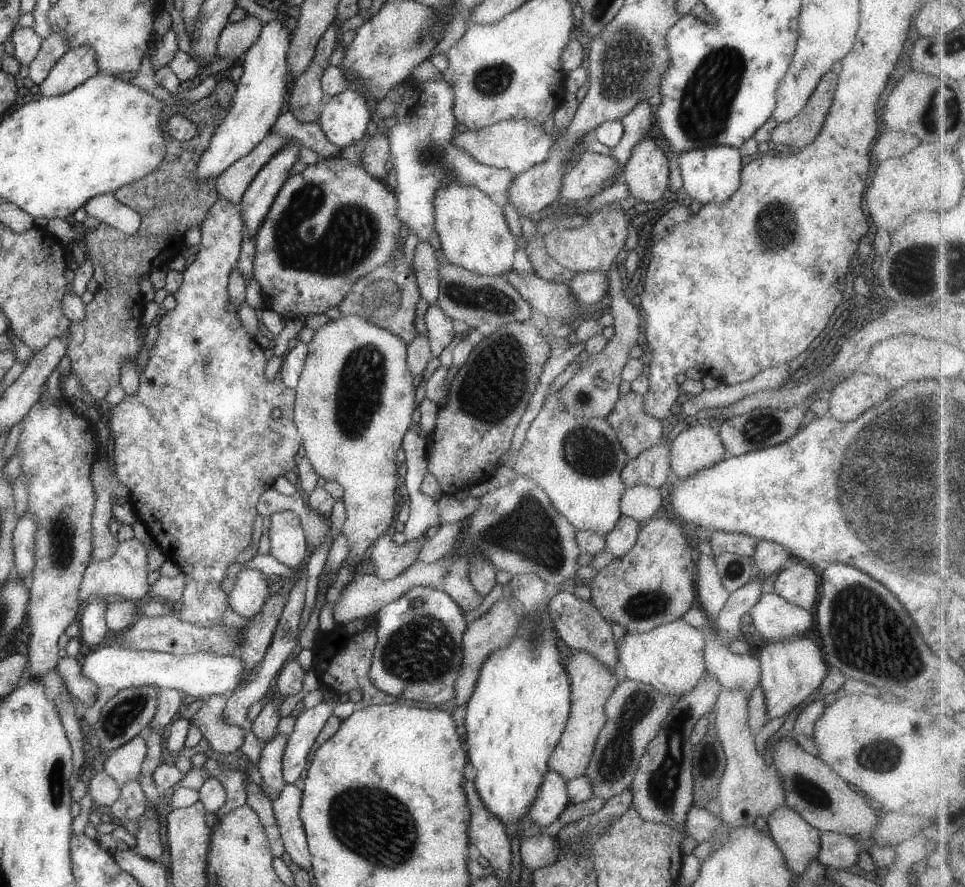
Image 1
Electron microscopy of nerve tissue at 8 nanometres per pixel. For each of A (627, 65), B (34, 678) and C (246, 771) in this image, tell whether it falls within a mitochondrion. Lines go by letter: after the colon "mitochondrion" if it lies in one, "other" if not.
A: mitochondrion
B: other
C: other

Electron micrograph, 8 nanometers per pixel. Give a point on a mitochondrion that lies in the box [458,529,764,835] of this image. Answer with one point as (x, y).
(665, 780)

